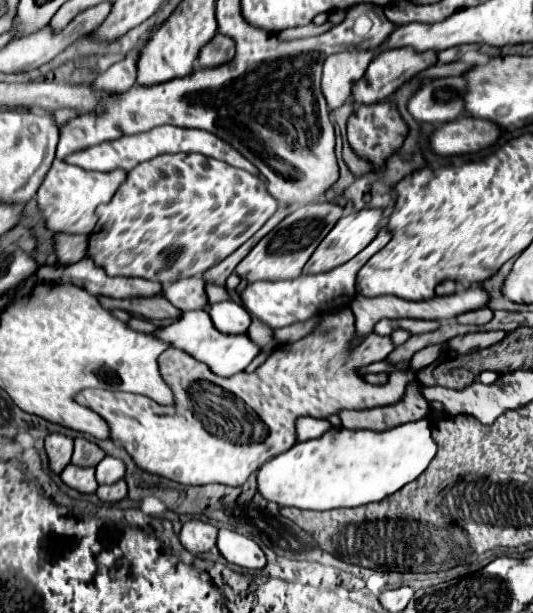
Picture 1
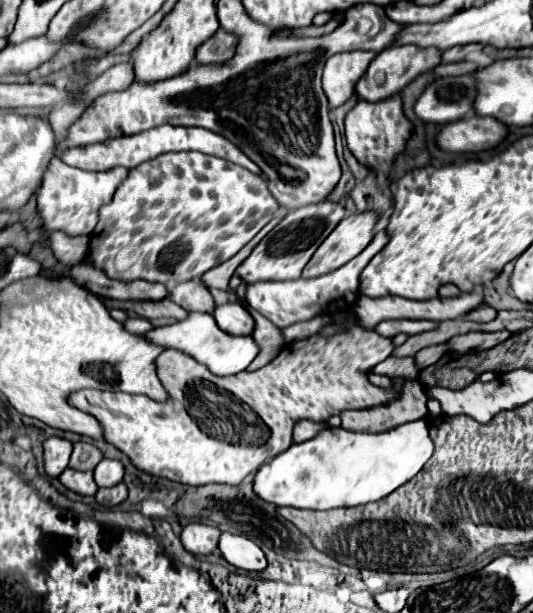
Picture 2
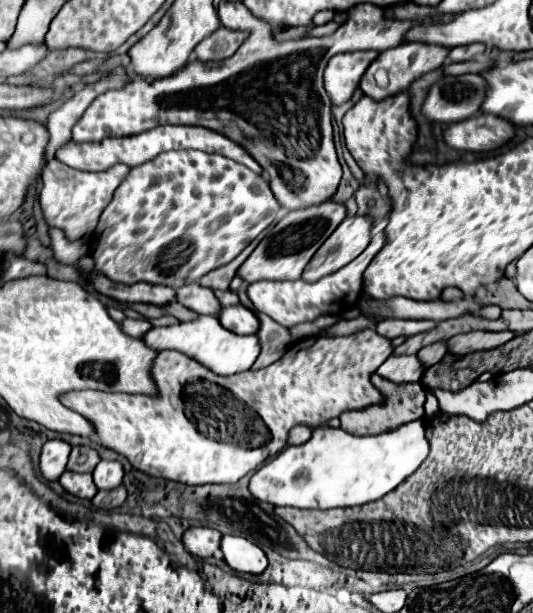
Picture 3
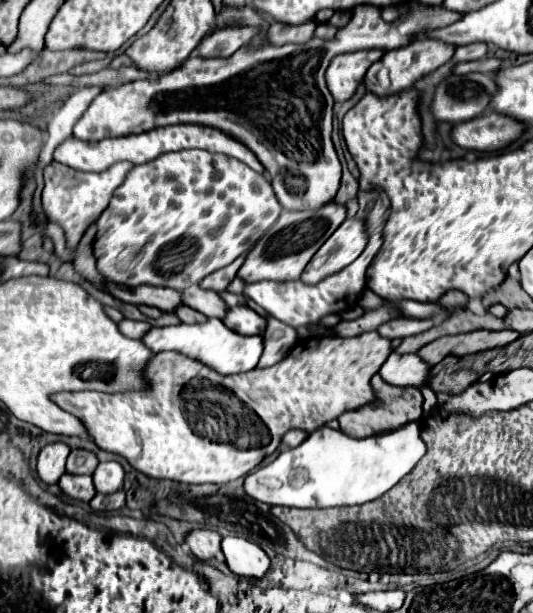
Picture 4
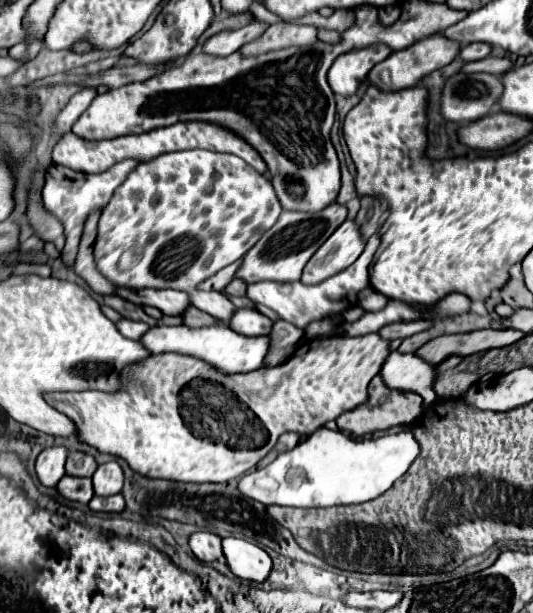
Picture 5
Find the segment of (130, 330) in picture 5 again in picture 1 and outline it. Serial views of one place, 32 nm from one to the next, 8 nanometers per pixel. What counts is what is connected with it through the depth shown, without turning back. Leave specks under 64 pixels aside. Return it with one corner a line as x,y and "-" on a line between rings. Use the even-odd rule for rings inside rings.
130,318
130,320
128,320
128,326
130,326
132,330
136,330
136,332
146,332
146,334
158,330
158,326
154,326
152,322
140,318

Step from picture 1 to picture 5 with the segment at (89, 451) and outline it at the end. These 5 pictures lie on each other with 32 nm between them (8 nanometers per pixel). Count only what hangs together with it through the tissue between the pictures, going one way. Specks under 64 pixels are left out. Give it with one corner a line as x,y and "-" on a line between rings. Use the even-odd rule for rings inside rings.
72,452
66,460
66,474
68,476
80,476
90,478
92,472
98,468
96,460
84,452

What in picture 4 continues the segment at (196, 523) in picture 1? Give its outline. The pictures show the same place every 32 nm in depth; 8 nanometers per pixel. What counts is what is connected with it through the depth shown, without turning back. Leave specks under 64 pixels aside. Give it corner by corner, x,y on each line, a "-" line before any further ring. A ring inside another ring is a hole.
194,530
186,536
186,544
198,560
212,560
220,554
220,534
212,530

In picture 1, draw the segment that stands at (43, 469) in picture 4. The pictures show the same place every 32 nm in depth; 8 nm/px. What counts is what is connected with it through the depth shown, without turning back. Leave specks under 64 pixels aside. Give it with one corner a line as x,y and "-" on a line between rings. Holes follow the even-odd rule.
50,434
44,442
46,456
48,456
48,470
52,474
60,474
68,464
72,456
72,438
64,434

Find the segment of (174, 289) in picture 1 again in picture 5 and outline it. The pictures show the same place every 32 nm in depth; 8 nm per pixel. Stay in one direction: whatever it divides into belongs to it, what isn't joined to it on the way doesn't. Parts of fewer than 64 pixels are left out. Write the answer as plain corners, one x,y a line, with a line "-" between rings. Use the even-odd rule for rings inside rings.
194,288
194,290
190,290
188,294
192,296
192,304
194,304
196,308
200,308
200,310
212,314
214,318
218,318
218,320
222,320
222,322
228,322
228,320
232,318
232,314
238,310
238,308
230,302
230,298
228,298
226,294
222,294
222,292
204,292
204,290

